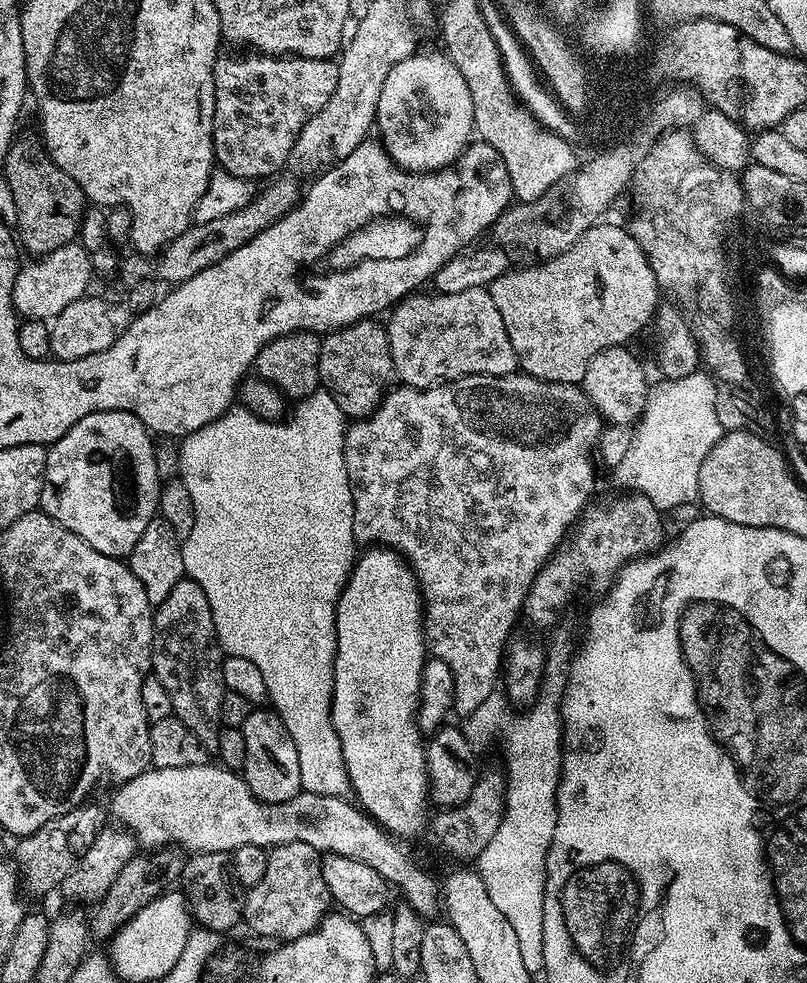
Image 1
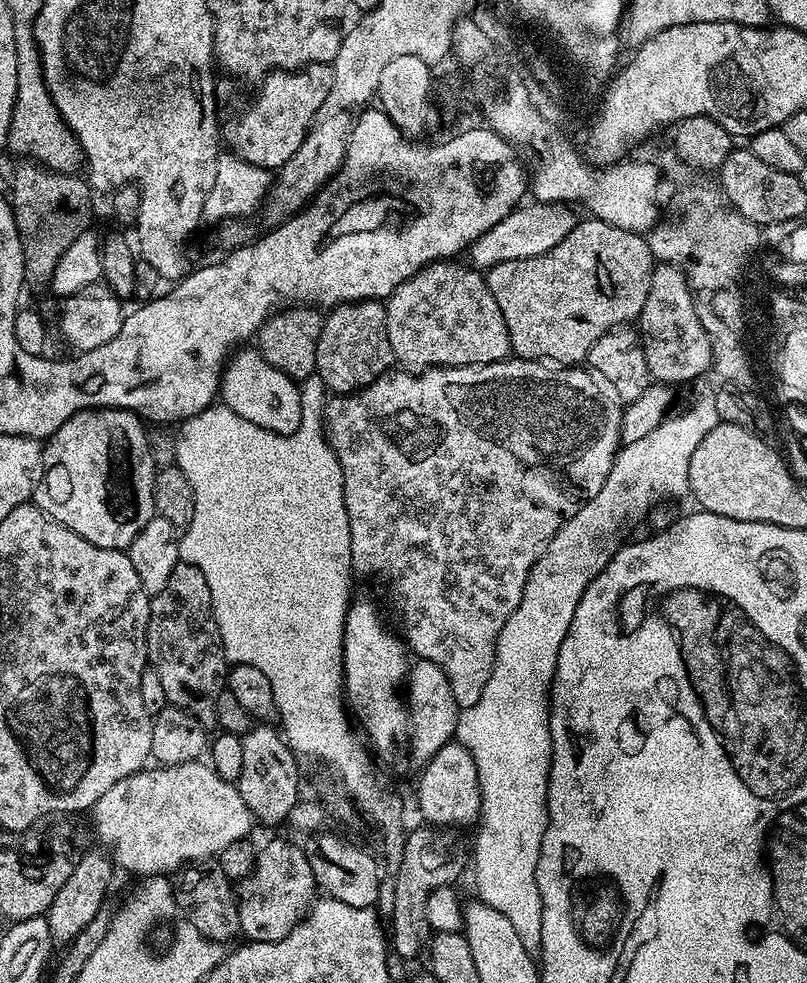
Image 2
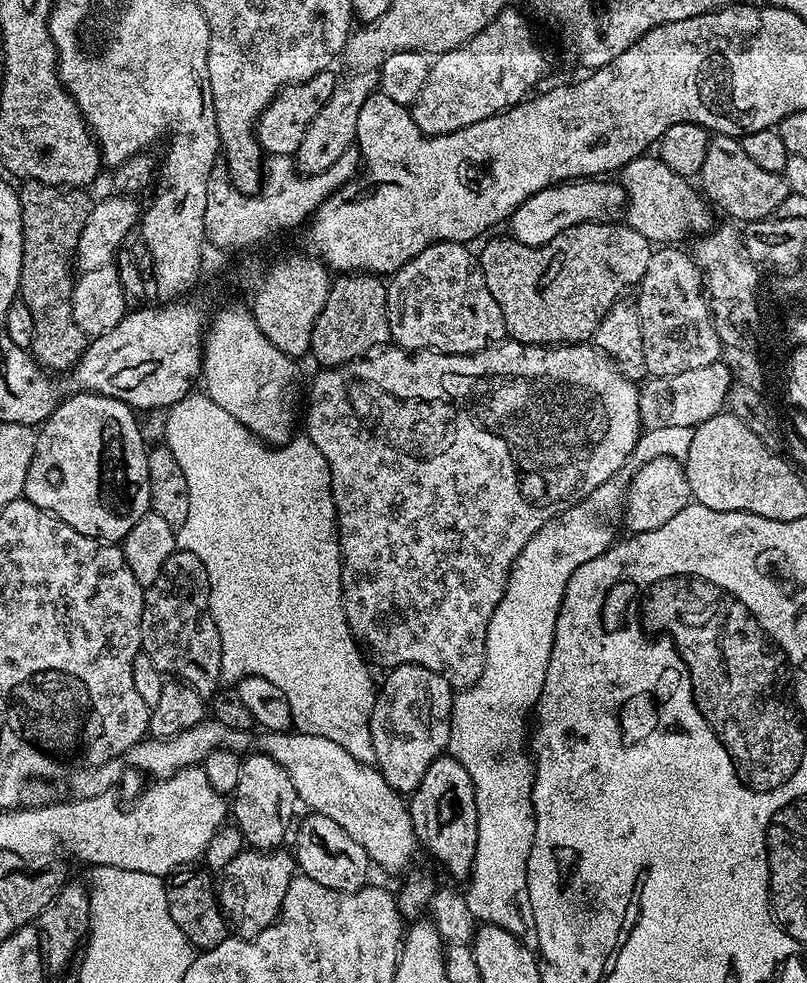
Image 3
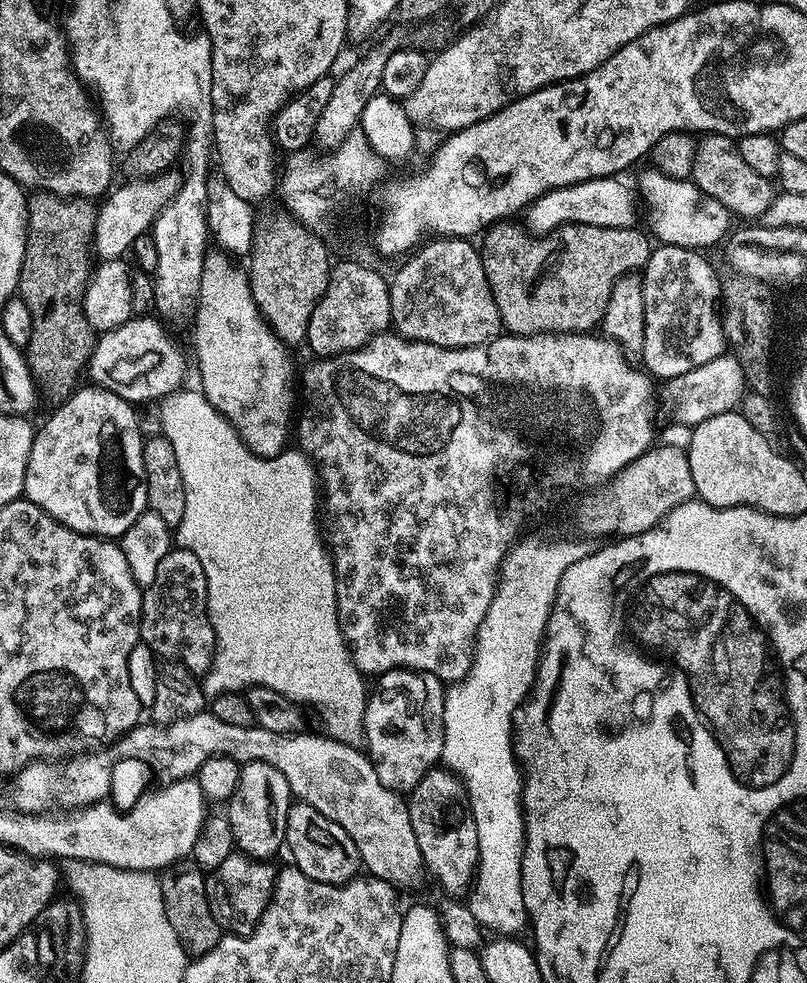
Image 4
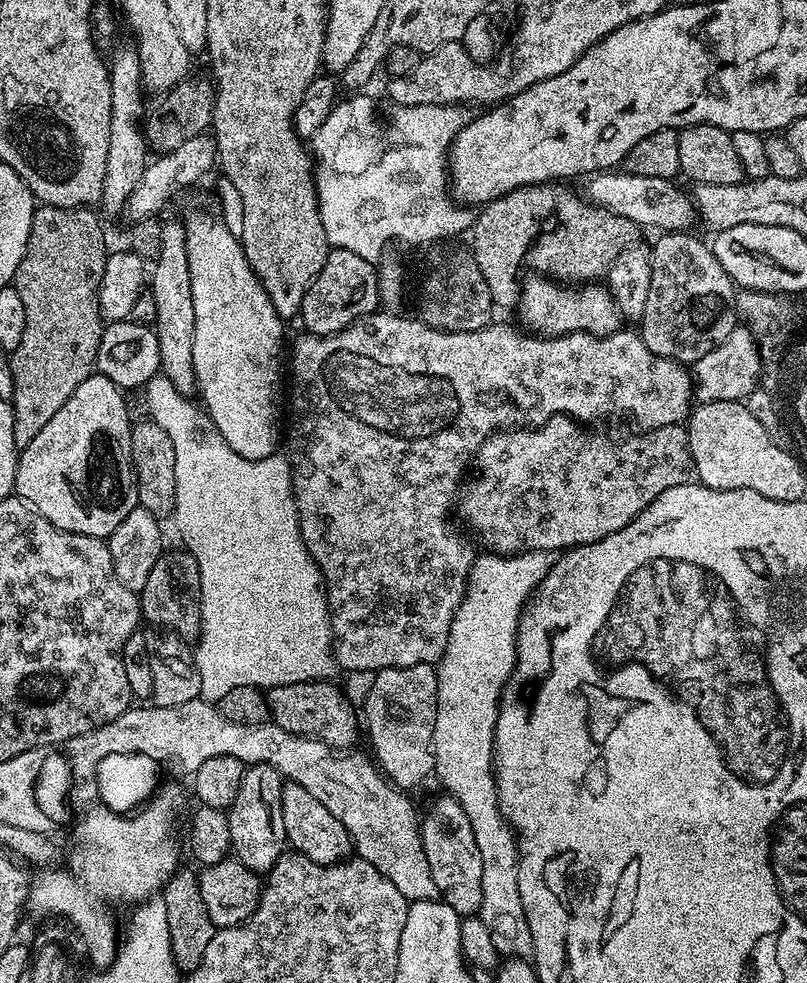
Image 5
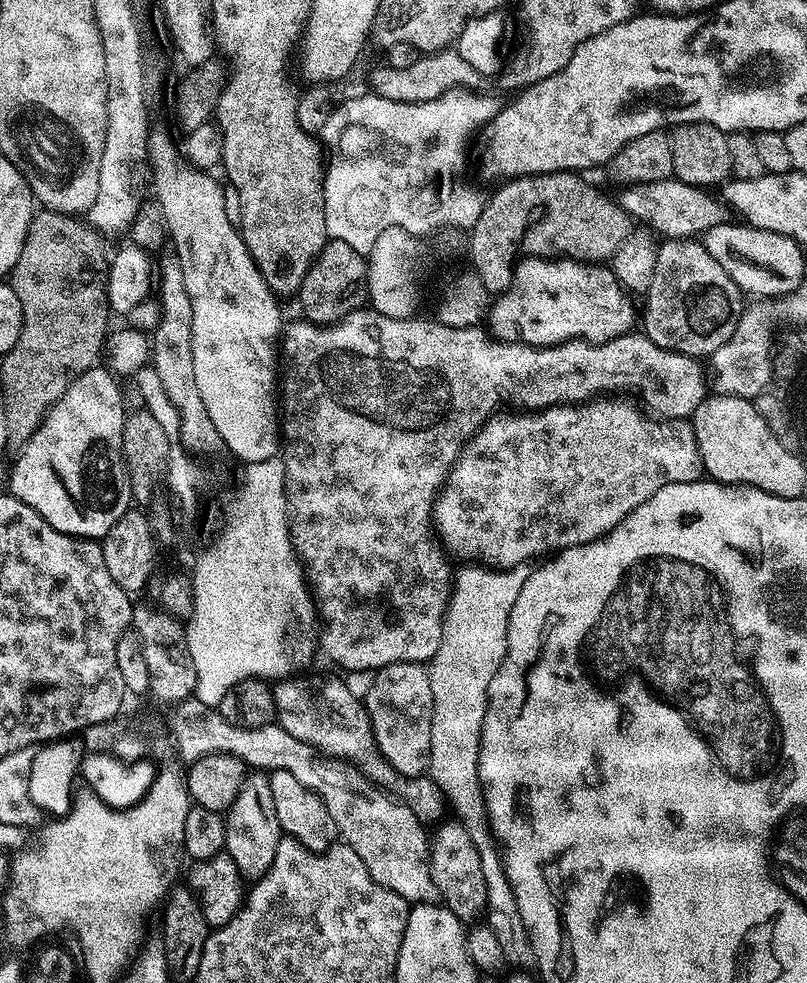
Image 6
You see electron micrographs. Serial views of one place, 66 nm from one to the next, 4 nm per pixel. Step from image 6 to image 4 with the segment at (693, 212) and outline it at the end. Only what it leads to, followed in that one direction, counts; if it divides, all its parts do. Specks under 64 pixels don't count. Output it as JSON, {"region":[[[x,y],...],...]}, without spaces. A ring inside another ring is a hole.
{"region":[[[603,176],[597,180],[587,180],[586,182],[578,182],[571,184],[565,188],[555,188],[549,192],[543,192],[537,200],[533,200],[523,213],[523,223],[526,225],[527,231],[532,234],[536,232],[548,232],[544,234],[552,234],[552,231],[563,229],[569,224],[586,224],[590,226],[598,226],[599,228],[635,228],[640,216],[640,208],[636,205],[638,200],[638,192],[635,187],[633,189],[628,184],[623,184],[623,179],[616,176]]]}

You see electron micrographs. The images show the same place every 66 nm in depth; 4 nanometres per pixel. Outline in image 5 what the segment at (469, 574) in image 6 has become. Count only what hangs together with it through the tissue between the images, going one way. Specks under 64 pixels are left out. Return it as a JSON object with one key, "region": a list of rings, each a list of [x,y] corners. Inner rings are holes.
{"region":[[[546,552],[477,555],[468,572],[464,601],[452,619],[448,645],[435,665],[434,776],[440,779],[444,787],[441,789],[466,810],[466,818],[470,818],[470,826],[474,826],[474,842],[478,842],[478,850],[482,850],[479,918],[486,922],[501,957],[526,961],[532,960],[534,938],[530,938],[522,898],[518,898],[516,837],[500,813],[492,747],[500,694],[516,668],[516,634],[520,630],[520,618],[553,563],[553,557]]]}

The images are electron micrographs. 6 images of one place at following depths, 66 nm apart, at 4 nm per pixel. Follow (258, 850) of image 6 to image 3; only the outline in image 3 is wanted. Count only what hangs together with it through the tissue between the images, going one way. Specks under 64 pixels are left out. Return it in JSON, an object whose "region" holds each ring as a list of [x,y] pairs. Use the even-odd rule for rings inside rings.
{"region":[[[245,755],[241,759],[242,775],[238,777],[238,786],[230,796],[230,816],[244,835],[245,845],[256,850],[276,850],[283,845],[280,843],[283,842],[284,835],[287,832],[289,835],[290,825],[297,815],[298,797],[294,782],[290,782],[284,767],[274,762],[272,756],[252,755]]]}

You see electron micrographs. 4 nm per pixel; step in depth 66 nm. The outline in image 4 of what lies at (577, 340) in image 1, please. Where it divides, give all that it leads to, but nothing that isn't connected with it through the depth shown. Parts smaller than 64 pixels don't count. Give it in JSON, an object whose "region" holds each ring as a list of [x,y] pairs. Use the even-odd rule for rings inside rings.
{"region":[[[497,222],[483,233],[478,247],[486,279],[493,292],[494,302],[497,303],[498,314],[501,316],[503,327],[513,336],[539,336],[546,332],[583,332],[591,333],[592,328],[601,323],[606,310],[606,302],[610,302],[610,290],[614,290],[614,282],[620,276],[643,269],[652,256],[654,247],[647,231],[640,232],[635,228],[599,228],[586,224],[569,224],[563,229],[564,245],[560,252],[552,238],[548,238],[541,246],[540,252],[548,265],[543,268],[540,264],[528,264],[524,255],[531,246],[533,237],[519,223]],[[544,272],[544,288],[536,288],[540,284],[540,275]]]}

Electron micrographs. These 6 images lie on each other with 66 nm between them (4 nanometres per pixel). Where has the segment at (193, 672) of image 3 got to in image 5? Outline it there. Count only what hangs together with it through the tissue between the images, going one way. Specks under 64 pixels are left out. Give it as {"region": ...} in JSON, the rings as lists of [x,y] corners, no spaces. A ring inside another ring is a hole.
{"region":[[[165,551],[154,562],[154,570],[150,570],[150,578],[146,578],[146,586],[138,594],[140,615],[145,621],[165,624],[177,637],[196,638],[200,636],[200,571],[191,552],[179,551]]]}

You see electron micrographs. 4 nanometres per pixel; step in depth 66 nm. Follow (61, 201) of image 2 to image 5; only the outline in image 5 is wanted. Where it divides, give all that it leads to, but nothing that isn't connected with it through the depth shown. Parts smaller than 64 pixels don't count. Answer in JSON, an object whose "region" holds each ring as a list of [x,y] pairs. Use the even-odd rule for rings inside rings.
{"region":[[[40,204],[32,214],[32,229],[26,242],[26,250],[22,254],[22,262],[18,262],[18,270],[14,277],[14,287],[18,298],[22,298],[22,306],[26,310],[26,330],[22,330],[22,342],[10,353],[12,369],[12,413],[14,414],[14,442],[17,446],[29,444],[62,410],[62,406],[78,390],[78,386],[86,377],[93,375],[96,366],[98,346],[102,342],[102,334],[106,321],[100,314],[100,290],[102,274],[106,270],[106,262],[110,248],[104,245],[104,228],[95,216],[91,207],[63,208],[53,204]]]}

